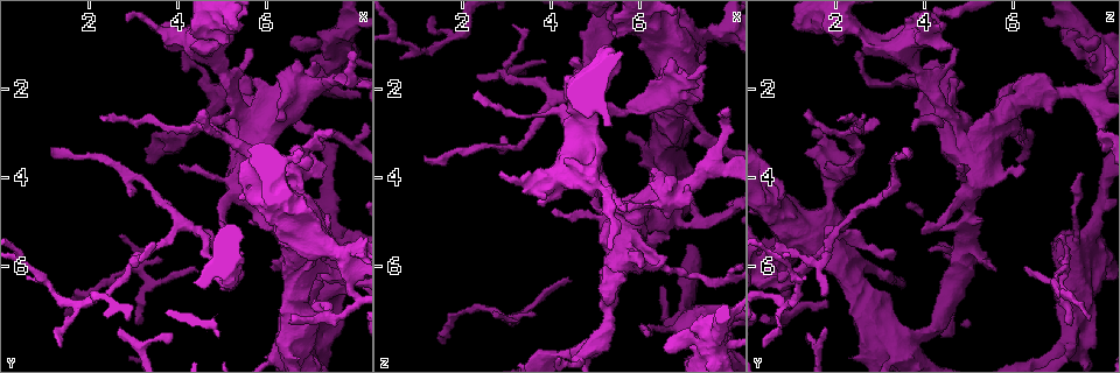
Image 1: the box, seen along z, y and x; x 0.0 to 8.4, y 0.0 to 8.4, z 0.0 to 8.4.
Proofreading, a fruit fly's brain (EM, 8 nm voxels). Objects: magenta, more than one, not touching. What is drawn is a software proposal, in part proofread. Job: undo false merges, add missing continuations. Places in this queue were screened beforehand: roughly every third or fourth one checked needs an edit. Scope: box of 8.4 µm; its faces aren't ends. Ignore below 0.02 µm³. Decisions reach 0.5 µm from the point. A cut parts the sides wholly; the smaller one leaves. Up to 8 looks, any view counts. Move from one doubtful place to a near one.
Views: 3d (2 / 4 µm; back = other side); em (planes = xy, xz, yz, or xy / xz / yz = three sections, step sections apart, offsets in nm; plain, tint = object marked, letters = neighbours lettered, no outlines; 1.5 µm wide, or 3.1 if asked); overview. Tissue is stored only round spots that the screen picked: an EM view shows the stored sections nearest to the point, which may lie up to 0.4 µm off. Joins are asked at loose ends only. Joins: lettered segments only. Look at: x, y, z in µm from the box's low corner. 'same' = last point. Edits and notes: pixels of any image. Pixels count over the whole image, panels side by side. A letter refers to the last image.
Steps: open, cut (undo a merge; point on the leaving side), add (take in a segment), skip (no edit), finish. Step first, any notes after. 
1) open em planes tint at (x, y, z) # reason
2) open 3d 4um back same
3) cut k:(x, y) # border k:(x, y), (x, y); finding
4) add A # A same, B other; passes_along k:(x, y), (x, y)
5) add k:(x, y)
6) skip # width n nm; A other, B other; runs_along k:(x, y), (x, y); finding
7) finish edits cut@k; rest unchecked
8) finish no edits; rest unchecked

open em planes tint at (2.40, 2.70, 2.00) # thin end

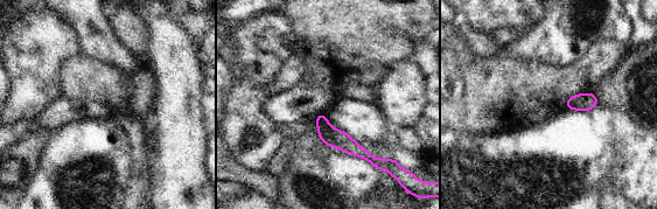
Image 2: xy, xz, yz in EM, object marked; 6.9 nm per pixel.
open em planes letters same

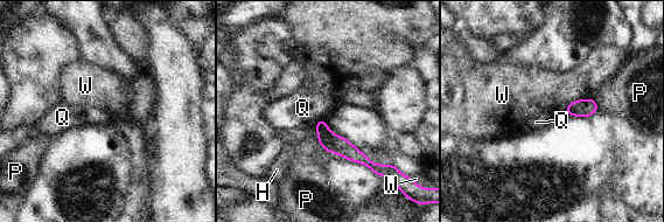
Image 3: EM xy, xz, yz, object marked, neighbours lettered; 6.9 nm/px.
skip # longest_contact W 220 nm; H other, P other, Q other, W other; border 3:(594, 97), (572, 101), (565, 106); no lettered segment goes on from it

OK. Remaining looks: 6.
open 3d 4um at (4.45, 6.05, 6.35) # tapers out

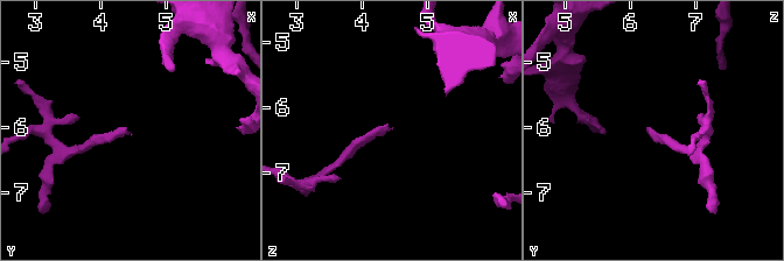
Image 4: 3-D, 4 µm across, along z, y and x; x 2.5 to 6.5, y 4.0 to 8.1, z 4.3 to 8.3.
open em planes plain at (4.40, 6.15, 6.30)

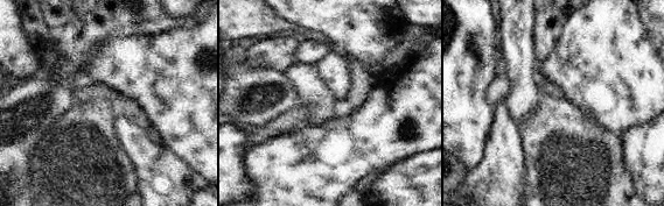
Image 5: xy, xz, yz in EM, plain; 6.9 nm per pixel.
open em planes letters same # see the neighbours

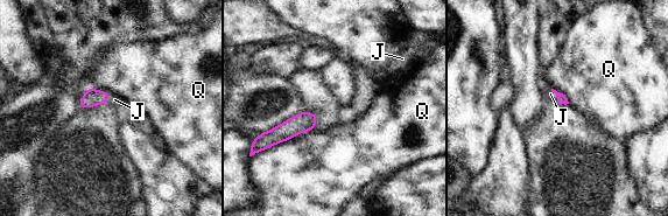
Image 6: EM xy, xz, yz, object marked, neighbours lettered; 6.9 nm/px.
add J # J same, Q other; passes_along 6:(92, 97), (107, 99), (114, 99); the cell continues

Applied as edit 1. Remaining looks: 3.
open em planes tint at (2.40, 6.65, 1.65) # thin end

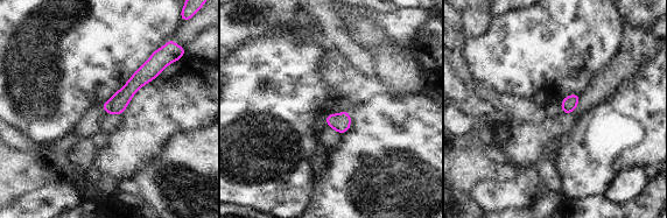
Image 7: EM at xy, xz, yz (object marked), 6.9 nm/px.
open em planes letters same # what lies round it

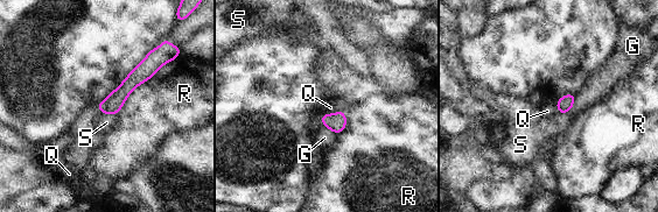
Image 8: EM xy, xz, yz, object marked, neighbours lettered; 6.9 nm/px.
skip # G other, Q other, R other, S other; none of them fits

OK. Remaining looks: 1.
finish edits add@6; rest unchecked

